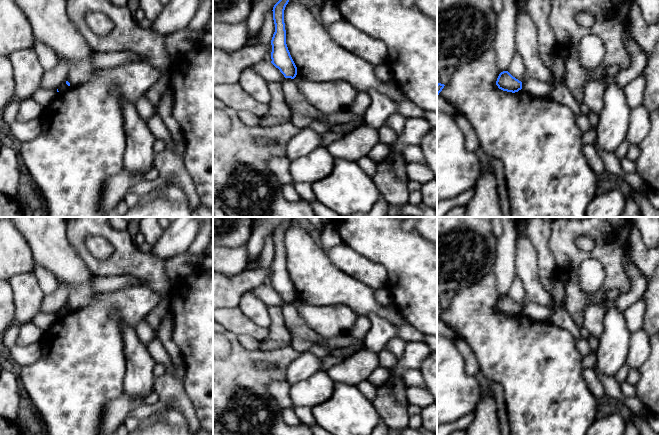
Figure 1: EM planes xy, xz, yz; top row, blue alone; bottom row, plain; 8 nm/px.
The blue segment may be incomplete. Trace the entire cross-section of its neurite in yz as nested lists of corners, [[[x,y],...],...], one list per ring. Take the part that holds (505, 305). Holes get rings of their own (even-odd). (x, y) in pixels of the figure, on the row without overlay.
[[[503,295],[499,298],[496,309],[499,313],[512,317],[522,313],[522,306],[513,301],[508,295]]]

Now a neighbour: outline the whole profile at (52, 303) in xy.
[[[59,283],[57,290],[49,295],[45,295],[39,313],[57,313],[67,305],[70,288]]]

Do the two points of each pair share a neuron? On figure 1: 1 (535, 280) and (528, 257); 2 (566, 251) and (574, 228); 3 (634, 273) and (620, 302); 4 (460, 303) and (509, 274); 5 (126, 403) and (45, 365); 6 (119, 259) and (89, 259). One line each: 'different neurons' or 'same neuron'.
1: same neuron
2: same neuron
3: same neuron
4: different neurons
5: different neurons
6: same neuron

